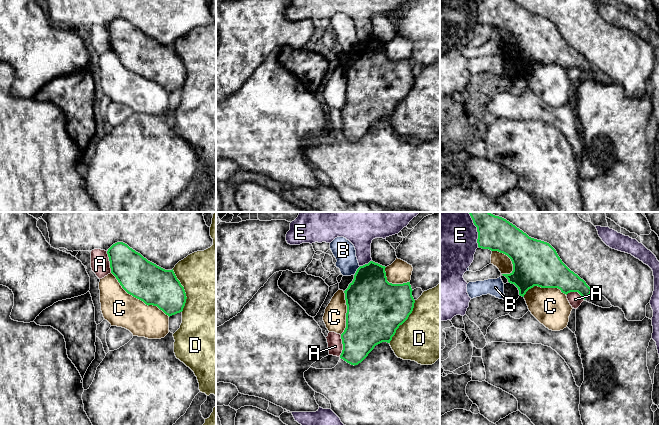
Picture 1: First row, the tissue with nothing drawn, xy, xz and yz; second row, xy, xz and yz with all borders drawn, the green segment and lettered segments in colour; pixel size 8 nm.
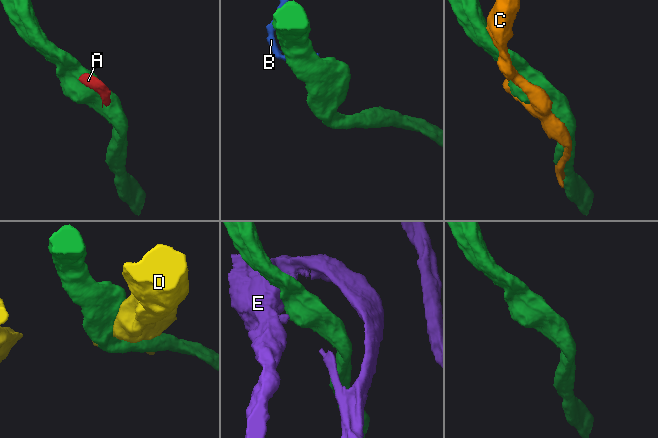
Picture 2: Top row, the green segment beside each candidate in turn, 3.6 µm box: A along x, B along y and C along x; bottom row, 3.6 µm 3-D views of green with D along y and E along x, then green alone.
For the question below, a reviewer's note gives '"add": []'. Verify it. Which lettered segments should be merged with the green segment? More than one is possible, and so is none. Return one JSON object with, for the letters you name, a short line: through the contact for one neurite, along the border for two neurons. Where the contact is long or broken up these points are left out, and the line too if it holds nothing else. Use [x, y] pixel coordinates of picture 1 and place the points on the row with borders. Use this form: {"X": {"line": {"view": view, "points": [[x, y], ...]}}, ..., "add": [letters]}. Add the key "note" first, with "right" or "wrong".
{"note": "right", "add": []}

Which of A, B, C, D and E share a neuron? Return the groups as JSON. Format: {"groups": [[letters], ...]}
{"groups": [["A"], ["B"], ["C"], ["D"], ["E"]]}

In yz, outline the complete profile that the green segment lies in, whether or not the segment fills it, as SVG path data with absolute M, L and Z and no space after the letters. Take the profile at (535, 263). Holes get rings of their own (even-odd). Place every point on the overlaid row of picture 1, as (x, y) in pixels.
M469 212L478 232L478 247L507 255L513 264L510 274L502 274L514 284L519 295L538 286L558 288L562 293L578 292L585 300L592 289L560 259L547 242L529 237L522 230L490 212Z

